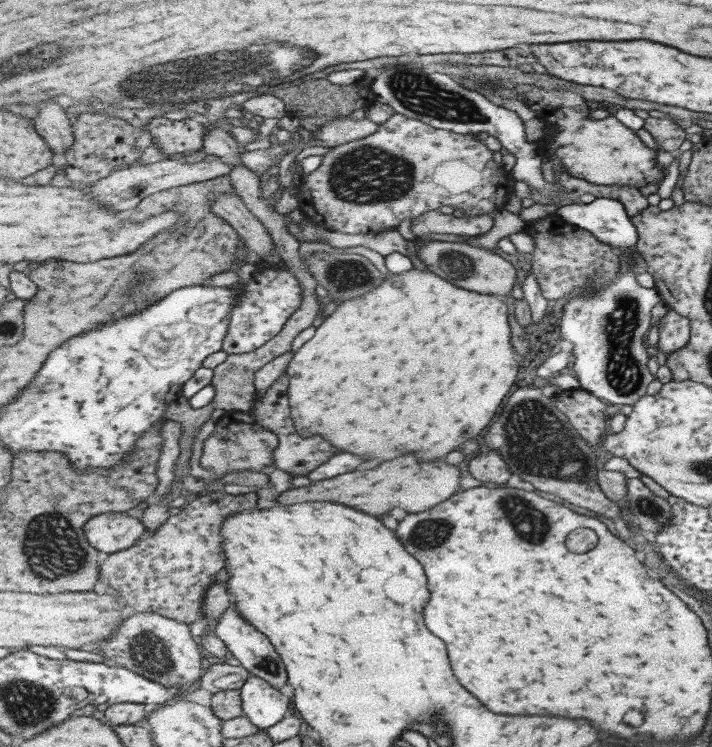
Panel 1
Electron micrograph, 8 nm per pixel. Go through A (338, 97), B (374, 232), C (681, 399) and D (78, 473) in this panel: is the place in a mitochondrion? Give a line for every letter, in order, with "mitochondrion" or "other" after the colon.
A: other
B: other
C: other
D: other

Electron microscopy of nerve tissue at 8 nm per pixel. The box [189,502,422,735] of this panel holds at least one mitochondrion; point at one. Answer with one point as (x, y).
(267, 664)

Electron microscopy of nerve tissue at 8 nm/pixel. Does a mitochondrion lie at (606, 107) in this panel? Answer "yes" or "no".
no

